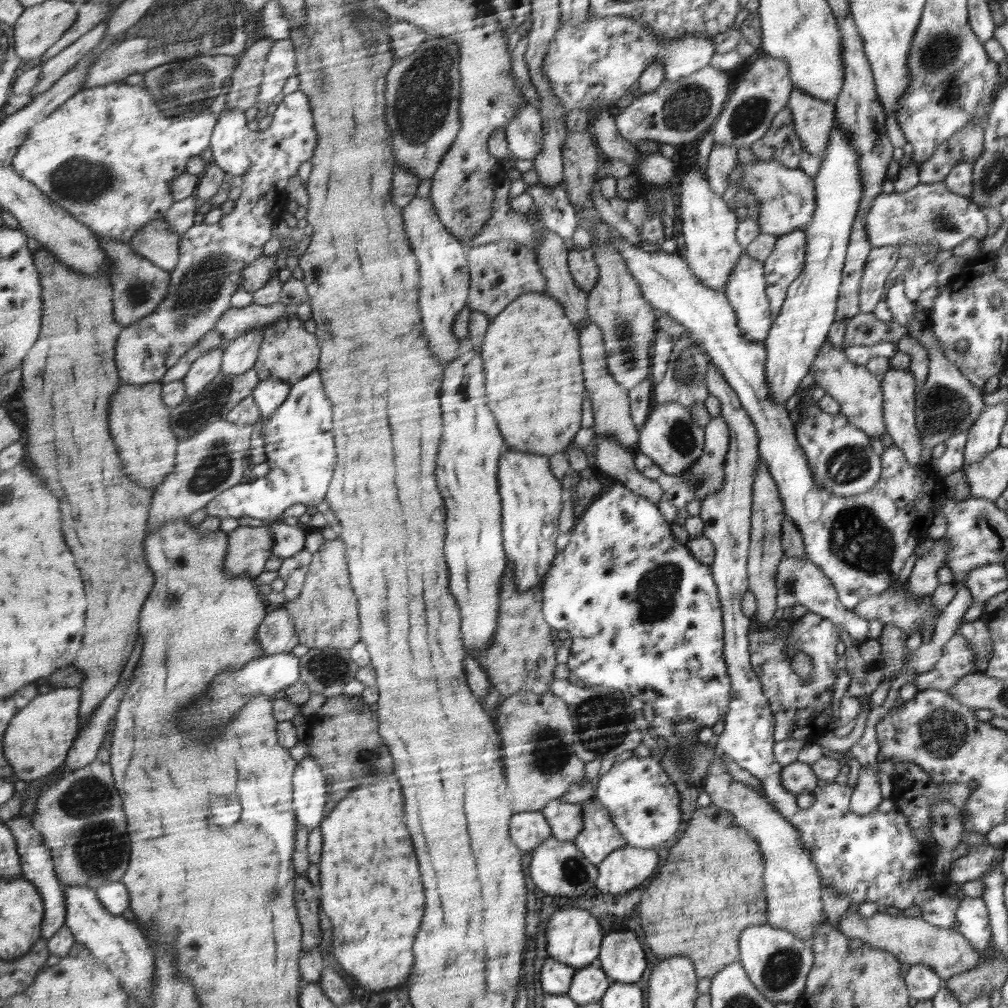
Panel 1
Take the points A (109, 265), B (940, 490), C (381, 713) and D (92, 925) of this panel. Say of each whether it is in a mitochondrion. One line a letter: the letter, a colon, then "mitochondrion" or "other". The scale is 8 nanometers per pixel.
A: other
B: other
C: other
D: other

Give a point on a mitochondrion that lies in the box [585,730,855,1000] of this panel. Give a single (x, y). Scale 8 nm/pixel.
(781, 970)

